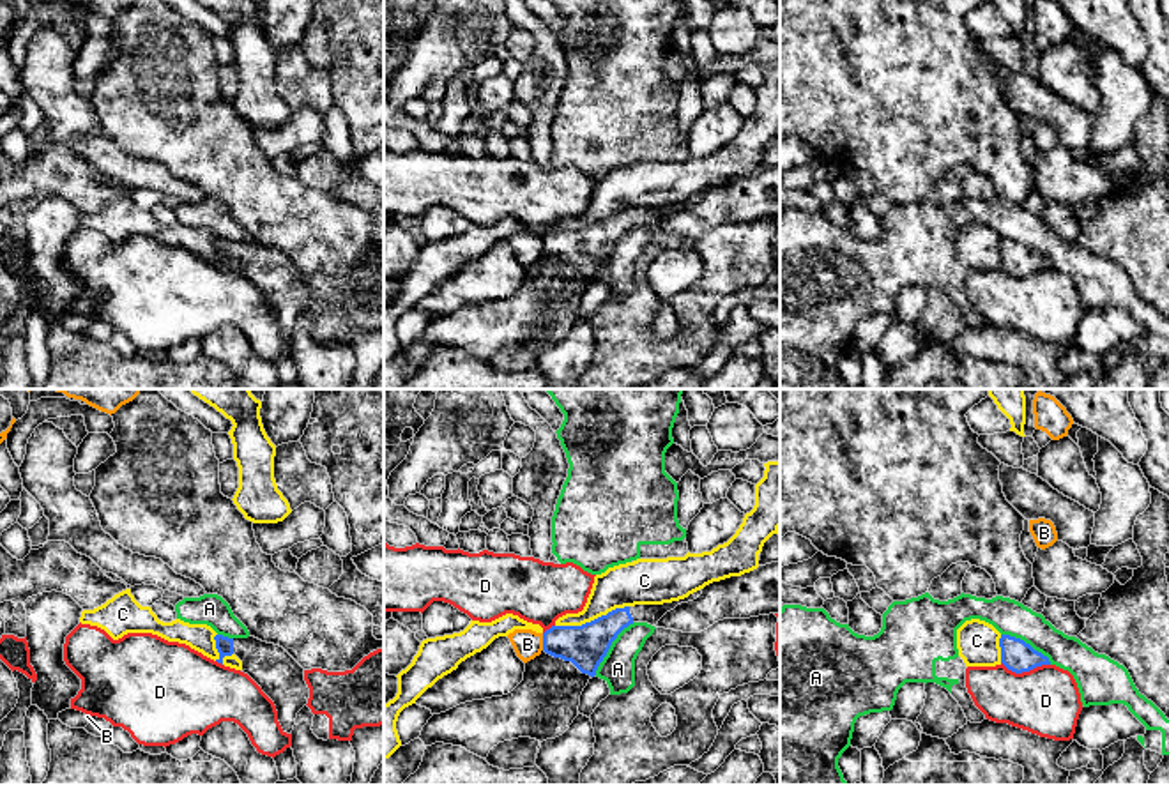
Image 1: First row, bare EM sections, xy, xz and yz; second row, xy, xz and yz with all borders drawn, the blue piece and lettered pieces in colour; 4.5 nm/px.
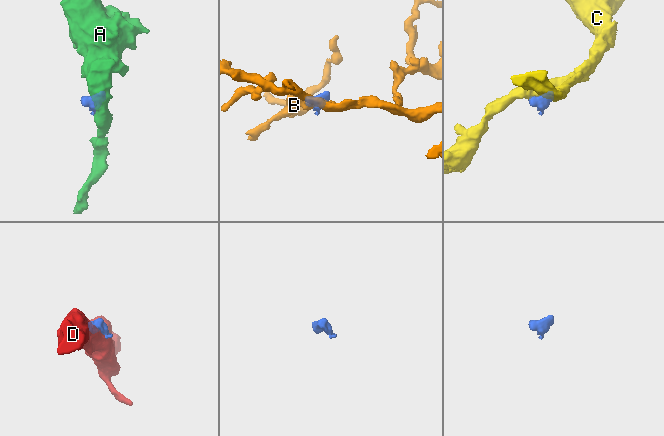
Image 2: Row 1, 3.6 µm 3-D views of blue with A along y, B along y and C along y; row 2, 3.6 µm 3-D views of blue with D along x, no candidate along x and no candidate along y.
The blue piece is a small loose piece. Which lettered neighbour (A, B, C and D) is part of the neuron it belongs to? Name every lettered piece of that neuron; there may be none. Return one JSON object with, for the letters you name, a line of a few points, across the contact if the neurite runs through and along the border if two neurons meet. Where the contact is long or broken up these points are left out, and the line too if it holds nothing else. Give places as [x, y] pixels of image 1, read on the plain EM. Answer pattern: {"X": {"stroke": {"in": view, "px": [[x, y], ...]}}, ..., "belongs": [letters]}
{"belongs": []}

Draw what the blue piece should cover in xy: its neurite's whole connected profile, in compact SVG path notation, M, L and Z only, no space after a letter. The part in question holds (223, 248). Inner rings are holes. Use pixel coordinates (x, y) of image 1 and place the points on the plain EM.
M216 239L218 267L235 258L242 274L274 306L283 336L292 338L297 316L308 308L309 292L304 272L279 249L262 246L255 240L228 242Z

